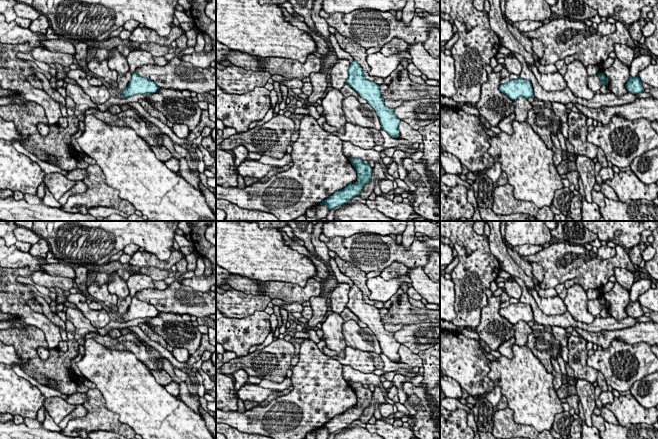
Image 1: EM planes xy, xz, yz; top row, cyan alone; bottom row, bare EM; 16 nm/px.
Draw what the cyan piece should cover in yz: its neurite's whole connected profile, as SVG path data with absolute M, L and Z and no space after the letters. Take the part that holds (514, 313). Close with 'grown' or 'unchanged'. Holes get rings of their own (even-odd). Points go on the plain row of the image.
M522 302L510 304L500 309L499 315L507 319L511 324L516 324L519 321L524 321L526 323L534 321L531 306Z | unchanged

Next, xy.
M134 297L128 311L122 315L122 321L128 322L133 319L153 318L156 317L158 313L159 311L155 306Z | unchanged

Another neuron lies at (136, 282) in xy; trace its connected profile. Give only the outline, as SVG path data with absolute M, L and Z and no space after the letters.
M140 273L130 275L126 283L132 299L135 297L135 294L140 290L146 288L151 288L151 289L156 288L150 276Z

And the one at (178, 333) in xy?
M159 312L146 324L173 348L185 348L191 355L192 349L200 347L201 332L191 321L184 321L177 314Z

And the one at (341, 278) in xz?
M330 257L330 267L336 277L338 283L347 283L350 287L354 285L353 281L346 275L344 275L338 268L335 259Z

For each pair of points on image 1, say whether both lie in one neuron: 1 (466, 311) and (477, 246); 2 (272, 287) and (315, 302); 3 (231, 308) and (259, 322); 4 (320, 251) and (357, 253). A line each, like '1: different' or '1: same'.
1: same
2: different
3: different
4: different

